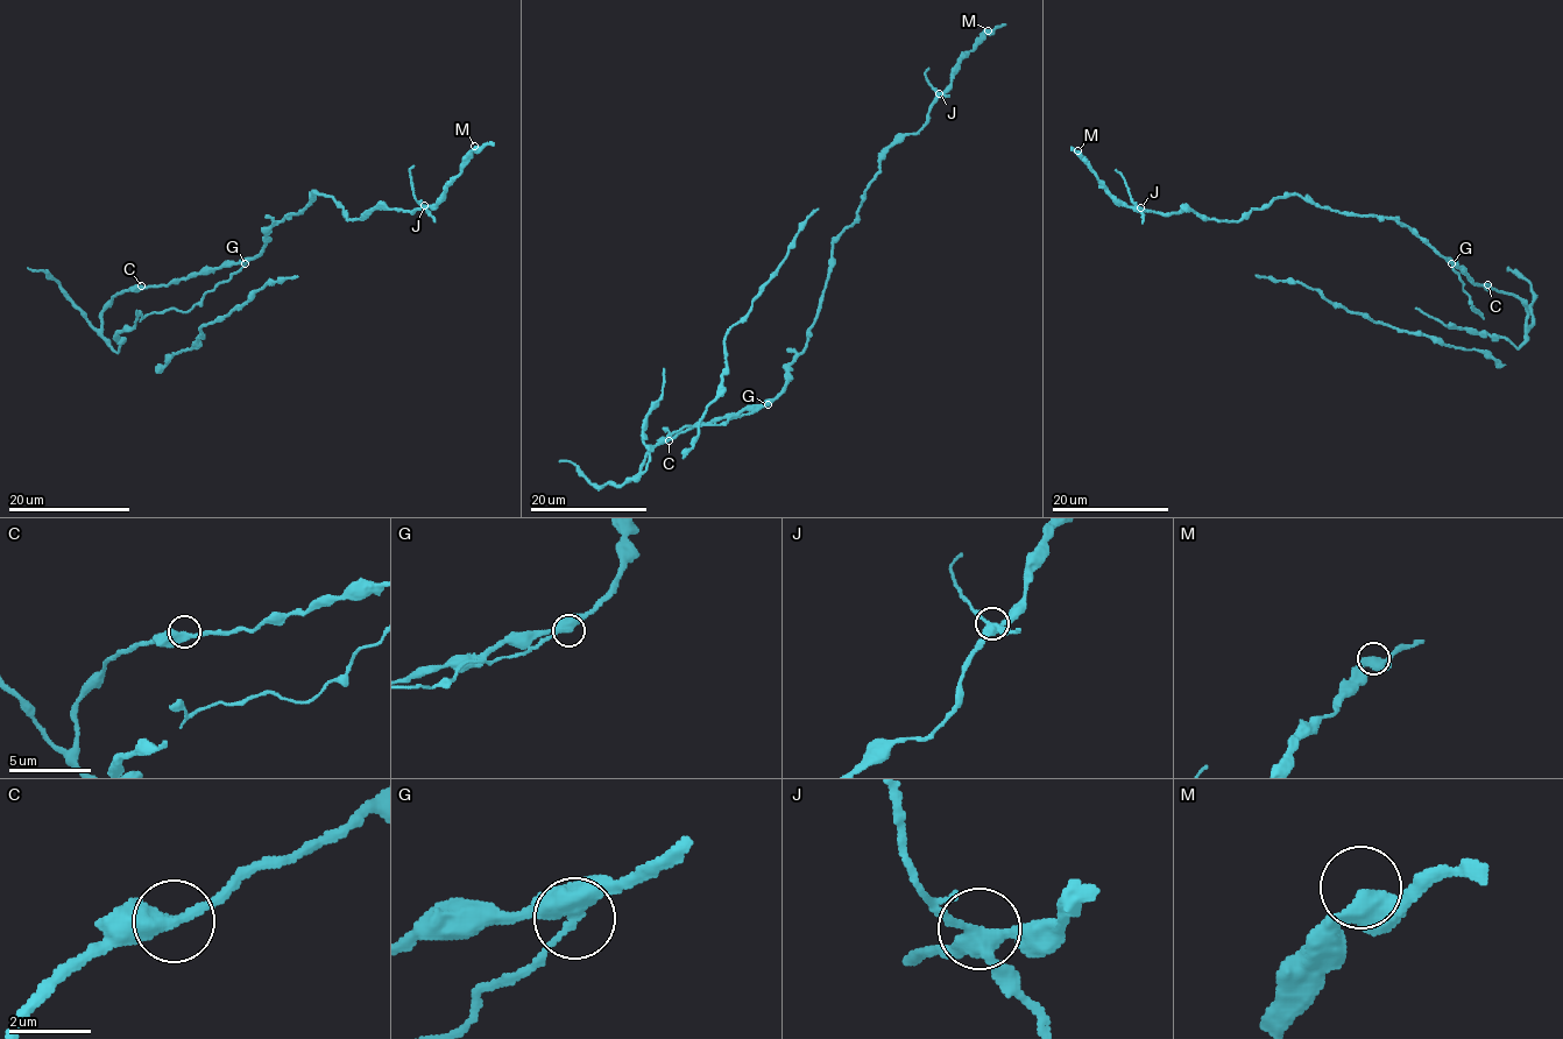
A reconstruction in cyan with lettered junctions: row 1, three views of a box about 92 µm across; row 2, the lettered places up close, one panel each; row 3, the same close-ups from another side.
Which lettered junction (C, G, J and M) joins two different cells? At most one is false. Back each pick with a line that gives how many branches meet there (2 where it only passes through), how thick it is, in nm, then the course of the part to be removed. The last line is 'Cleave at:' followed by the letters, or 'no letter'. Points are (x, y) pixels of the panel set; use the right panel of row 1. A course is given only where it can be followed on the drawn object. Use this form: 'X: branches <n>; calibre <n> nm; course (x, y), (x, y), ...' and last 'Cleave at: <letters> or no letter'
G: branches 3; calibre 400 nm; course (1452, 263), (1471, 301), (1471, 310), (1472, 306), (1479, 312), (1476, 311)
Cleave at: G

